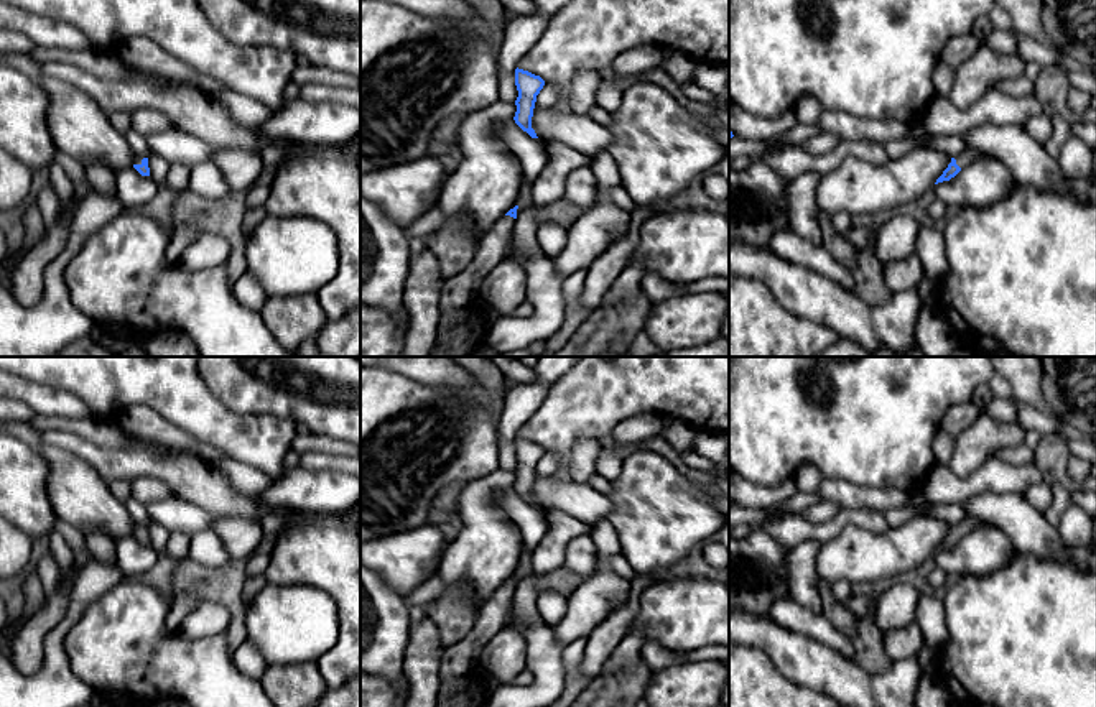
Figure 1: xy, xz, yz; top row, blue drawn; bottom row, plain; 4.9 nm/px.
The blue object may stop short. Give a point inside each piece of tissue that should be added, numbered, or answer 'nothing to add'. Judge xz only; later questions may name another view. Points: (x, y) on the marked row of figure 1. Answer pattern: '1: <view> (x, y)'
1: xz (459, 291)

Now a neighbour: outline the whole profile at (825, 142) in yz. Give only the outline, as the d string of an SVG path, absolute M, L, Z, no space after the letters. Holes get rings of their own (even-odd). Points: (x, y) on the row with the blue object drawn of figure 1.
M823 132L816 136L805 140L798 146L801 146L811 156L820 156L836 150L841 141L843 140L838 135Z

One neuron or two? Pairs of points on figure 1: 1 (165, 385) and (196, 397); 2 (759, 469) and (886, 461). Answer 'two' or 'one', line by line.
1: one
2: one

